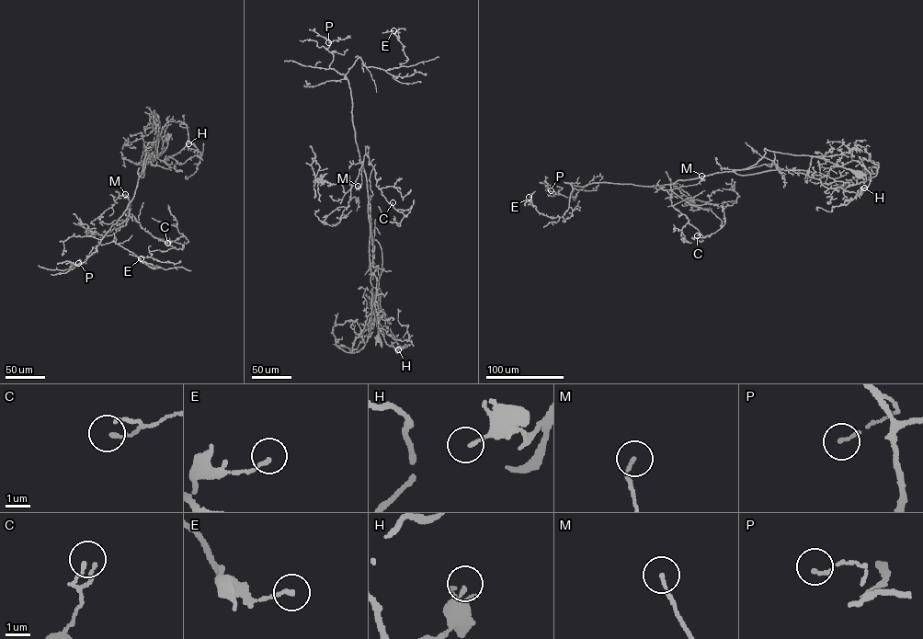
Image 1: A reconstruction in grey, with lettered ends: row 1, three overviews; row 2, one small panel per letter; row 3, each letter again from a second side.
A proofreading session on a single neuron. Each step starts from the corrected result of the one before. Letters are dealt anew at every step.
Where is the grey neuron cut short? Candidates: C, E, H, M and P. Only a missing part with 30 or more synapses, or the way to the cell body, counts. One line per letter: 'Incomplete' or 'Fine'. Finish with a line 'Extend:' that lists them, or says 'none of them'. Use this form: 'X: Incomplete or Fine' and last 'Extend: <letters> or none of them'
C: Fine
E: Fine
H: Fine
M: Fine
P: Fine
Extend: none of them

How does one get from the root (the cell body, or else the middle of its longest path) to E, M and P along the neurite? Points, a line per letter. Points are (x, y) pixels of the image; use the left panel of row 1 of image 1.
E: (165, 139), (160, 133), (148, 142), (134, 196), (99, 244), (113, 241), (161, 268), (141, 258)
M: (165, 139), (160, 133), (157, 140), (146, 146), (134, 196), (124, 211), (129, 216), (130, 202), (125, 194)
P: (165, 139), (160, 133), (157, 140), (148, 142), (134, 196), (127, 209), (91, 250), (85, 263), (78, 263)

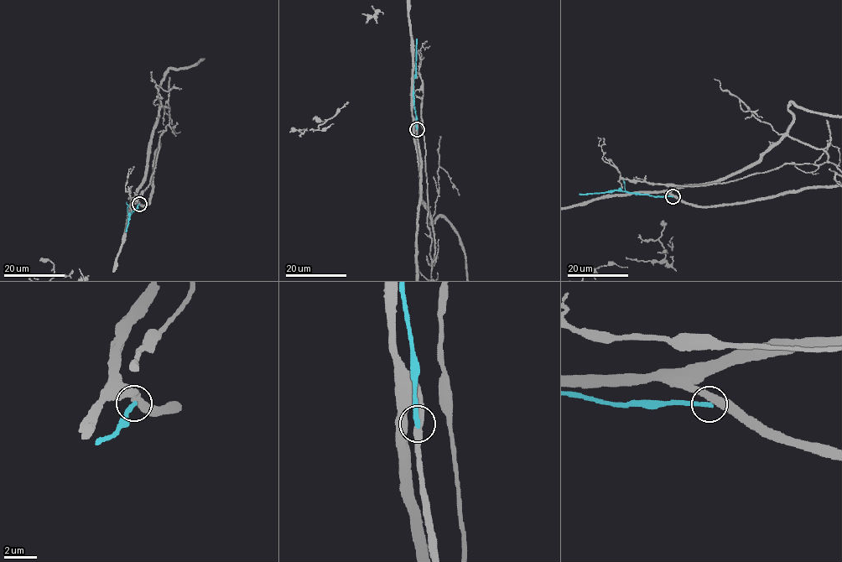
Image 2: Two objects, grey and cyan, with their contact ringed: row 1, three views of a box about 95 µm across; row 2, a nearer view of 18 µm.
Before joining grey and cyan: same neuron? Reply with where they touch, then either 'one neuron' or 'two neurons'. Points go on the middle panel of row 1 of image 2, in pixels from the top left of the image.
(417, 129) | two neurons

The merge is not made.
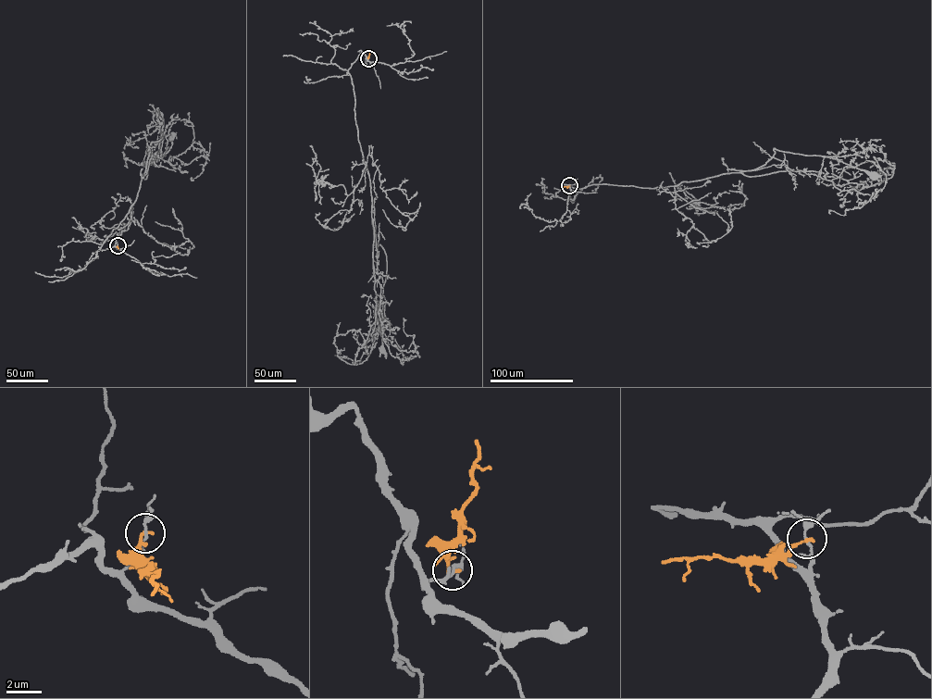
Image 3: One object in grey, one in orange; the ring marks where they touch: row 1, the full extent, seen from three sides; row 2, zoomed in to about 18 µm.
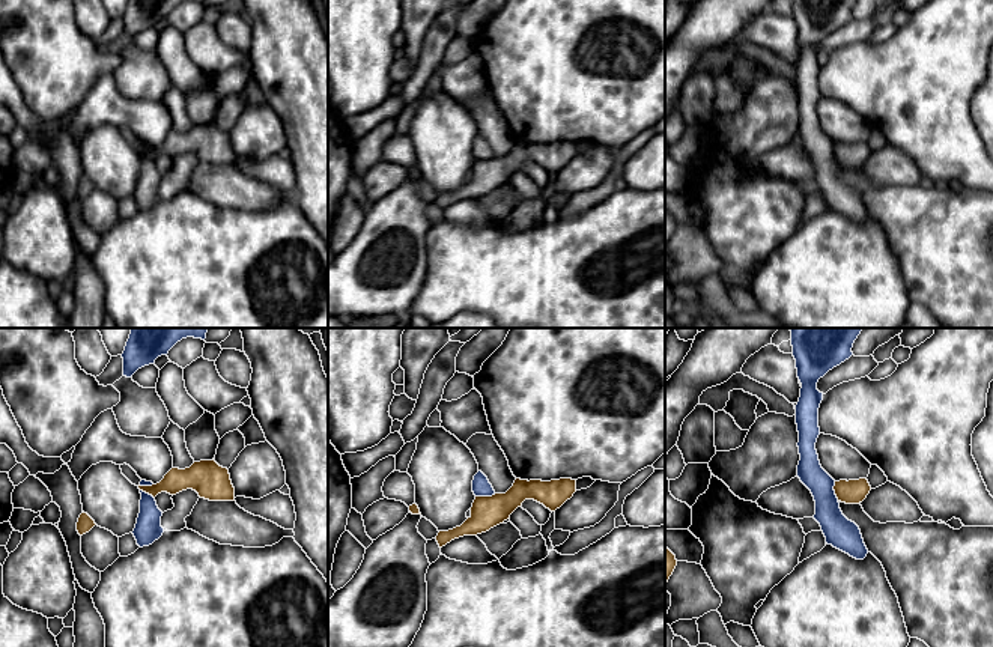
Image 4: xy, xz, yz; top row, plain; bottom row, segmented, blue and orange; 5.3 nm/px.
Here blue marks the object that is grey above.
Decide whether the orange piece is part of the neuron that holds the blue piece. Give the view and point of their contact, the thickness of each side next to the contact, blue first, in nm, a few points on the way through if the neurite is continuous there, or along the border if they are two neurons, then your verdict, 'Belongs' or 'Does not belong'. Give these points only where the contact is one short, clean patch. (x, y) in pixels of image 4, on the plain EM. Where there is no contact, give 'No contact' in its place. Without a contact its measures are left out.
Touches blue at xz (485, 158). Thickness 100 nm (blue) against 170 nm. Boundary: xz (495, 157), (476, 160). Does not belong

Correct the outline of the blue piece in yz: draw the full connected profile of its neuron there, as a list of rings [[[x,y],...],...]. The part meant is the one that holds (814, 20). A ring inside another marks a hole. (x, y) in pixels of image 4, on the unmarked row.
[[[791,0],[791,9],[797,41],[802,47],[796,68],[797,110],[800,117],[797,140],[814,159],[814,182],[820,187],[826,206],[856,223],[864,223],[868,212],[861,193],[843,178],[834,153],[835,143],[821,131],[815,113],[820,98],[818,71],[823,63],[823,56],[817,53],[817,45],[829,33],[853,18],[852,11],[856,2]]]

